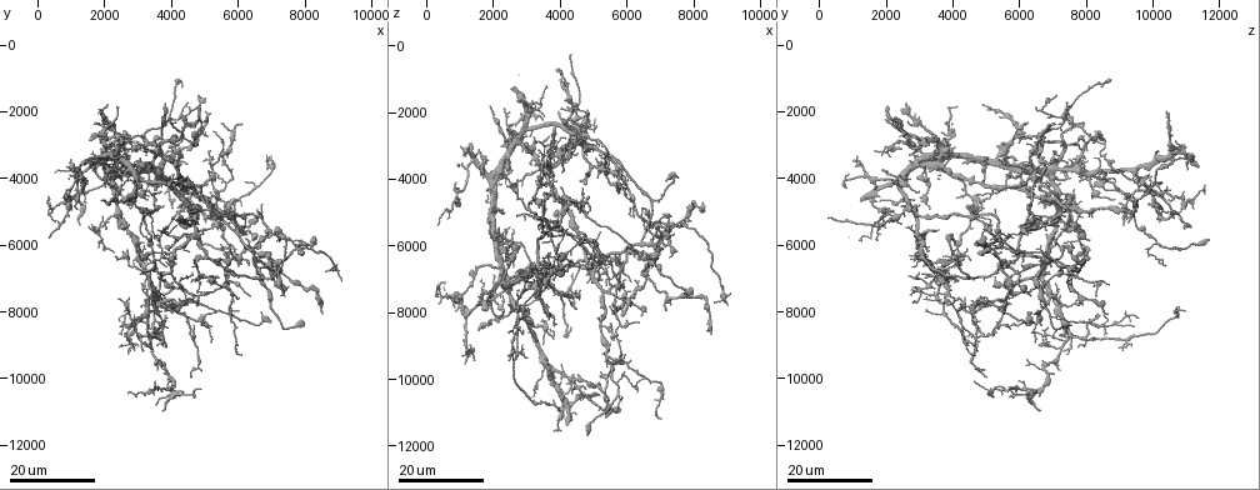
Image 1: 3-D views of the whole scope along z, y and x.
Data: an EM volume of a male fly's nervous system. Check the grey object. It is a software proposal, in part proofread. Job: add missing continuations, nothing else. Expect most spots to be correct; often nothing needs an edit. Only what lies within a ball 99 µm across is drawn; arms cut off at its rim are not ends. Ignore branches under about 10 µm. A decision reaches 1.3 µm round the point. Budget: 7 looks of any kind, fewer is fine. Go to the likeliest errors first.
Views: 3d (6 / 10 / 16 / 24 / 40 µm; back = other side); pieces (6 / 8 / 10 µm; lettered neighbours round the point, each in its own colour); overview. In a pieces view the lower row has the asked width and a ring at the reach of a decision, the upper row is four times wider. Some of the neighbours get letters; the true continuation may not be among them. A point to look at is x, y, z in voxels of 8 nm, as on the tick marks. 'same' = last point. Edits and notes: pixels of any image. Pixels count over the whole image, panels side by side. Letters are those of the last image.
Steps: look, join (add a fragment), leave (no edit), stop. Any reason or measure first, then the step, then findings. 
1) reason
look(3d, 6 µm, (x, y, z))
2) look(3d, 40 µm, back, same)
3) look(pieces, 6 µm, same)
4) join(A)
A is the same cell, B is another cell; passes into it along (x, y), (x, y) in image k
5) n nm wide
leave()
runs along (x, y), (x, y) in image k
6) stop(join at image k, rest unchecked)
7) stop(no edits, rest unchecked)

branch stops here
look(3d, 24 µm, (4500, 7800, 7900))

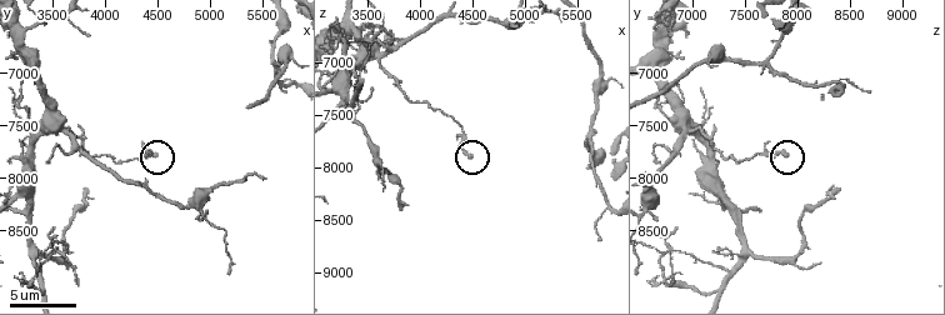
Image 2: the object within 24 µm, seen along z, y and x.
what lies round it
look(pieces, 6 µm, (4480, 7800, 7860))

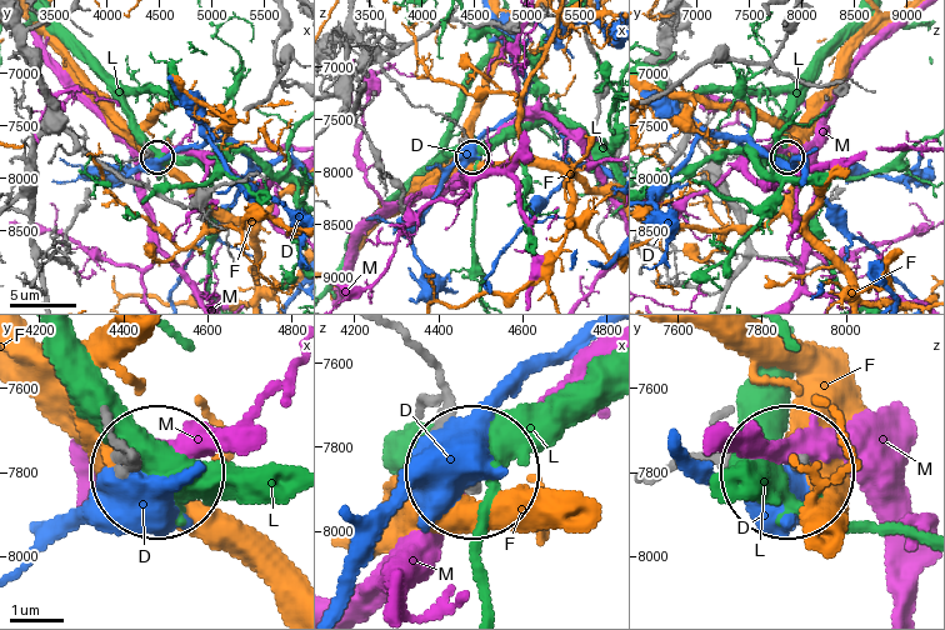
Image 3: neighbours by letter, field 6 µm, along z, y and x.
220 nm wide
leave()
D, F, L and M are other cells; no lettered fragment goes on from it

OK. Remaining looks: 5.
branch stops here
look(3d, 24 µm, (7600, 6200, 5500))

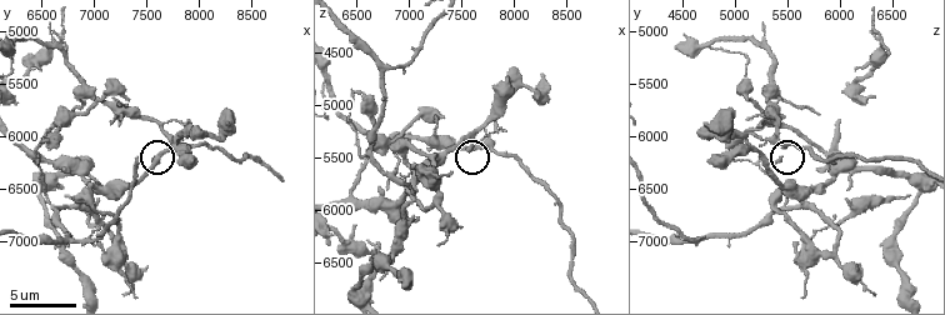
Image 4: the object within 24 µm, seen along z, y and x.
look(3d, 10 µm, (7580, 6200, 5460))

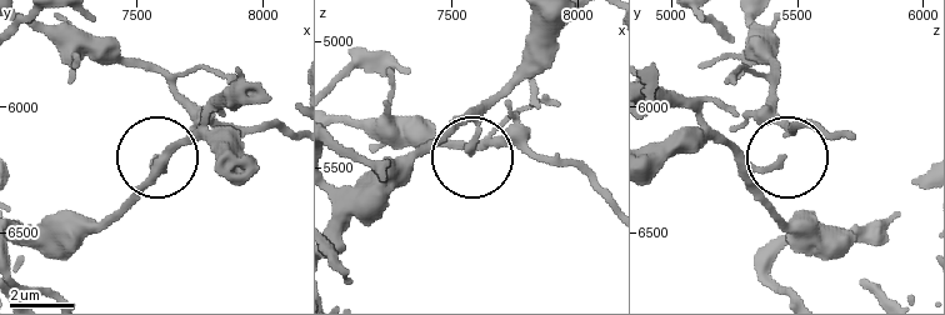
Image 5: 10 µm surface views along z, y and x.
look(pieces, 6 µm, (7570, 6210, 5440))

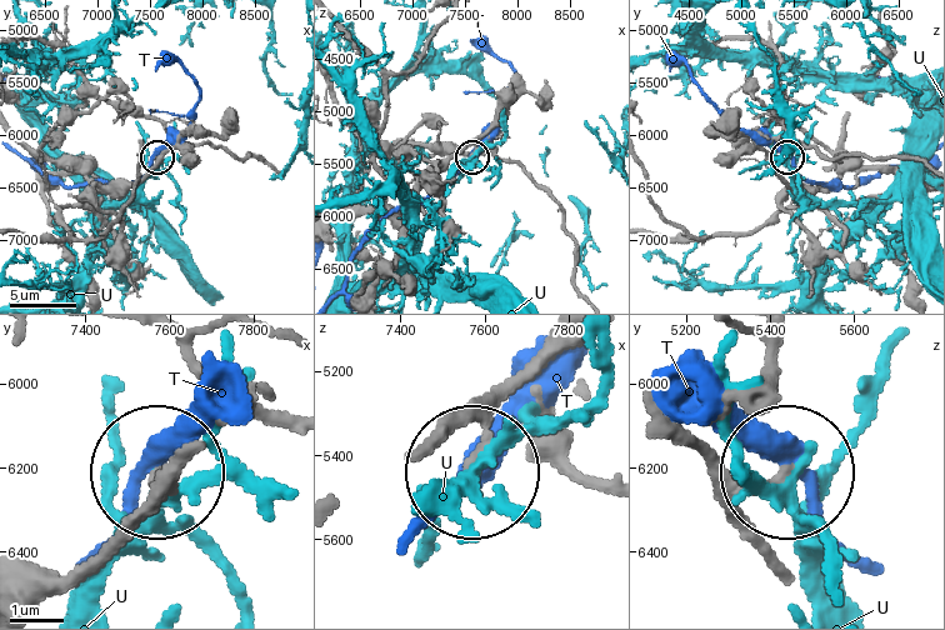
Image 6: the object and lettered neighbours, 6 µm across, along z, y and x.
leave()
T and U are other cells; no lettered fragment goes on from it

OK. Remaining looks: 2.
an open end
look(3d, 16 µm, (5300, 5500, 11100))

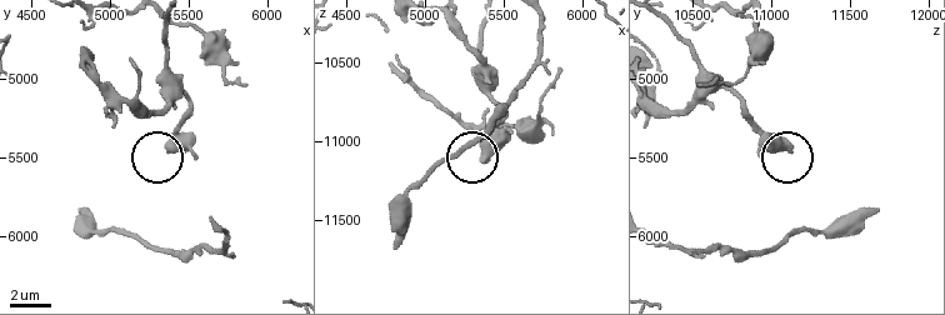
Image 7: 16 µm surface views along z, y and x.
look(pieces, 8 µm, (5380, 5460, 11100))

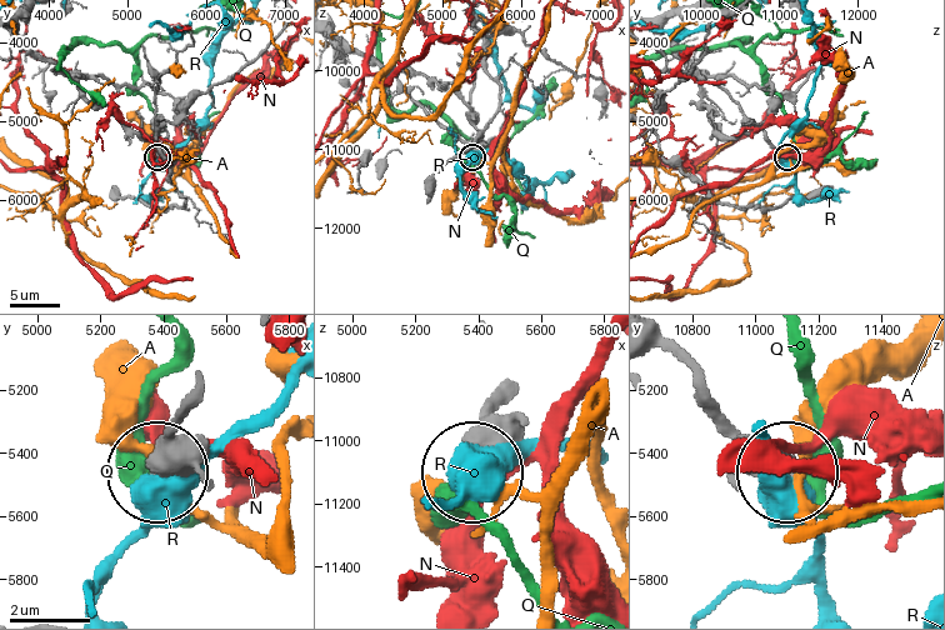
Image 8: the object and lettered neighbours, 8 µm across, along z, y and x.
leave()
A, N, Q and R are other cells; no lettered fragment goes on from it

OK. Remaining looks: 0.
stop(no edits, rest unchecked)

